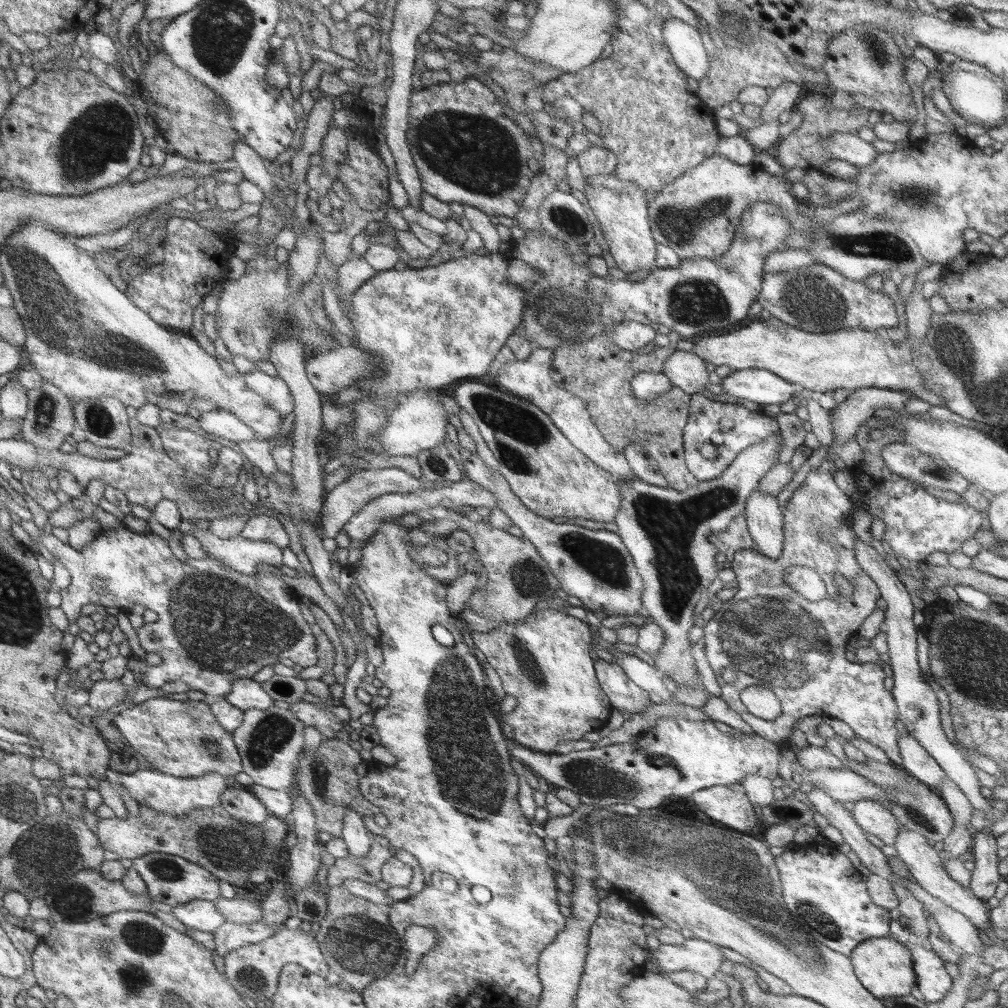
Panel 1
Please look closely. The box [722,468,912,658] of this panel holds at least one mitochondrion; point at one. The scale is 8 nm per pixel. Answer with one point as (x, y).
(822, 526)

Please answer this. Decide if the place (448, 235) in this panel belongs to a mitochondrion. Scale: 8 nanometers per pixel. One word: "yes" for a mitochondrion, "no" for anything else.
no

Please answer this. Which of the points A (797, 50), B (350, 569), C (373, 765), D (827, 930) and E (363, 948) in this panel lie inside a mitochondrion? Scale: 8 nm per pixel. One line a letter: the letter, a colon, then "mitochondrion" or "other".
A: other
B: other
C: other
D: mitochondrion
E: mitochondrion

